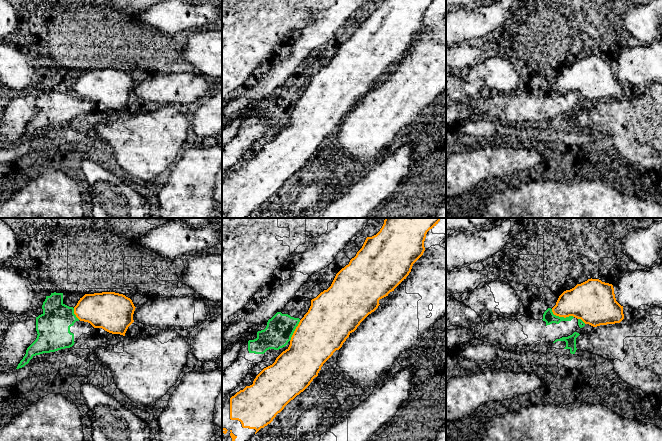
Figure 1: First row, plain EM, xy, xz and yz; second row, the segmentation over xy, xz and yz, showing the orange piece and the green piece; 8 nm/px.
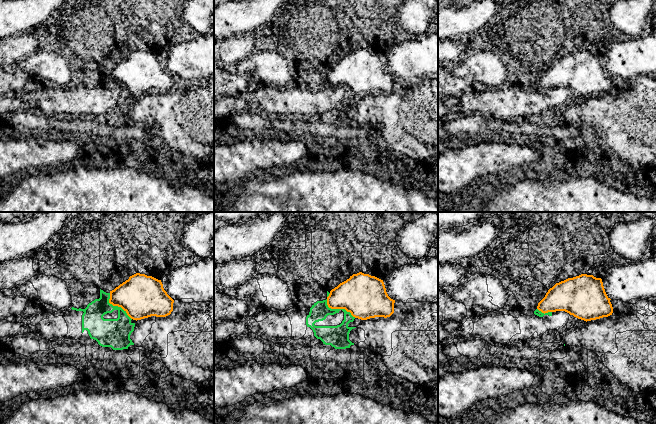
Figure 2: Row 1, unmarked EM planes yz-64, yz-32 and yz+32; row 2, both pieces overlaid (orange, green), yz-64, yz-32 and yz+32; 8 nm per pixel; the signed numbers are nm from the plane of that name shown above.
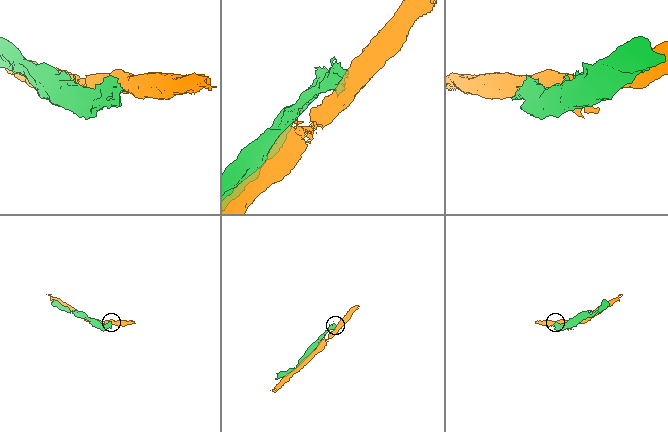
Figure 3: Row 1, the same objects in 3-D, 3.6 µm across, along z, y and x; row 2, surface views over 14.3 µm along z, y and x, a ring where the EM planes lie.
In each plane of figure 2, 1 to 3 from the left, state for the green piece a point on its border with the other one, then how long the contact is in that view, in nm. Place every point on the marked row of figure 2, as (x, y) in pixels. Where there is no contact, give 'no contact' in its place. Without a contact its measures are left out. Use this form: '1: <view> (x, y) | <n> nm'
1: yz-64 (116, 305) | 280 nm
2: yz-32 (338, 308) | 280 nm
3: yz+32 (544, 313) | 120 nm

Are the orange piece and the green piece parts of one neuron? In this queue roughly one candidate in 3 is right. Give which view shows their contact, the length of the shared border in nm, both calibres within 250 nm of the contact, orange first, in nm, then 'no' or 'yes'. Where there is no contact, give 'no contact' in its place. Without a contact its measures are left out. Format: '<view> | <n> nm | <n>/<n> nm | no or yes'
yz | 200 nm | 320/90 nm | no

